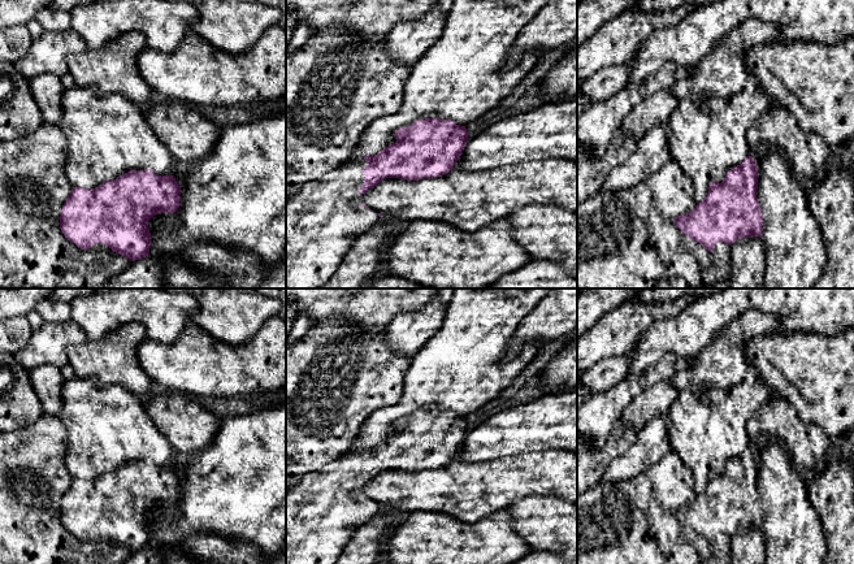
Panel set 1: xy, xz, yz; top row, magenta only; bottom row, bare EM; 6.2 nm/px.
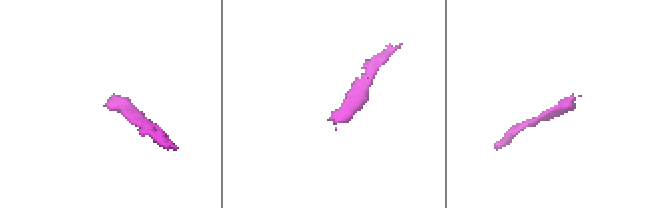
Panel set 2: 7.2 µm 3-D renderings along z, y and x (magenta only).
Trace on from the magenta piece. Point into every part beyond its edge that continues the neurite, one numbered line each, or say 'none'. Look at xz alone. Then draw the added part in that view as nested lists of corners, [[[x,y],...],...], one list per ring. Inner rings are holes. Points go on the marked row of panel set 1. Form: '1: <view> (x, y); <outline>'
1: xz (324, 218); [[[363,159],[347,160],[320,179],[304,183],[296,195],[286,200],[286,288],[320,288],[324,286],[338,269],[351,244],[382,218],[377,212],[361,207],[357,201],[359,188],[364,185],[363,169],[365,166],[368,166],[368,161]]]

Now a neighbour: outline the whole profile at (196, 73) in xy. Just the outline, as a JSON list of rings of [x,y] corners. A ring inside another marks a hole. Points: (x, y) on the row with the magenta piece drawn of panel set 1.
[[[278,23],[270,26],[242,53],[225,53],[211,45],[194,30],[170,53],[146,48],[138,58],[142,78],[153,92],[168,100],[195,107],[251,107],[276,103],[286,95],[286,30]]]

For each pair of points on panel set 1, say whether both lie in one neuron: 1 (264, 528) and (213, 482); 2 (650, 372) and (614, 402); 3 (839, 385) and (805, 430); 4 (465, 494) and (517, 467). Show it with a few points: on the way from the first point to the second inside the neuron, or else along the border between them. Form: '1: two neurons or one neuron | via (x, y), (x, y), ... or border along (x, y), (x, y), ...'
1: one neuron | via (251, 515), (226, 490)
2: one neuron | via (641, 381), (623, 393)
3: two neurons | border along (789, 402), (803, 420), (818, 425), (829, 438)
4: one neuron | via (478, 489), (493, 486), (504, 480)

